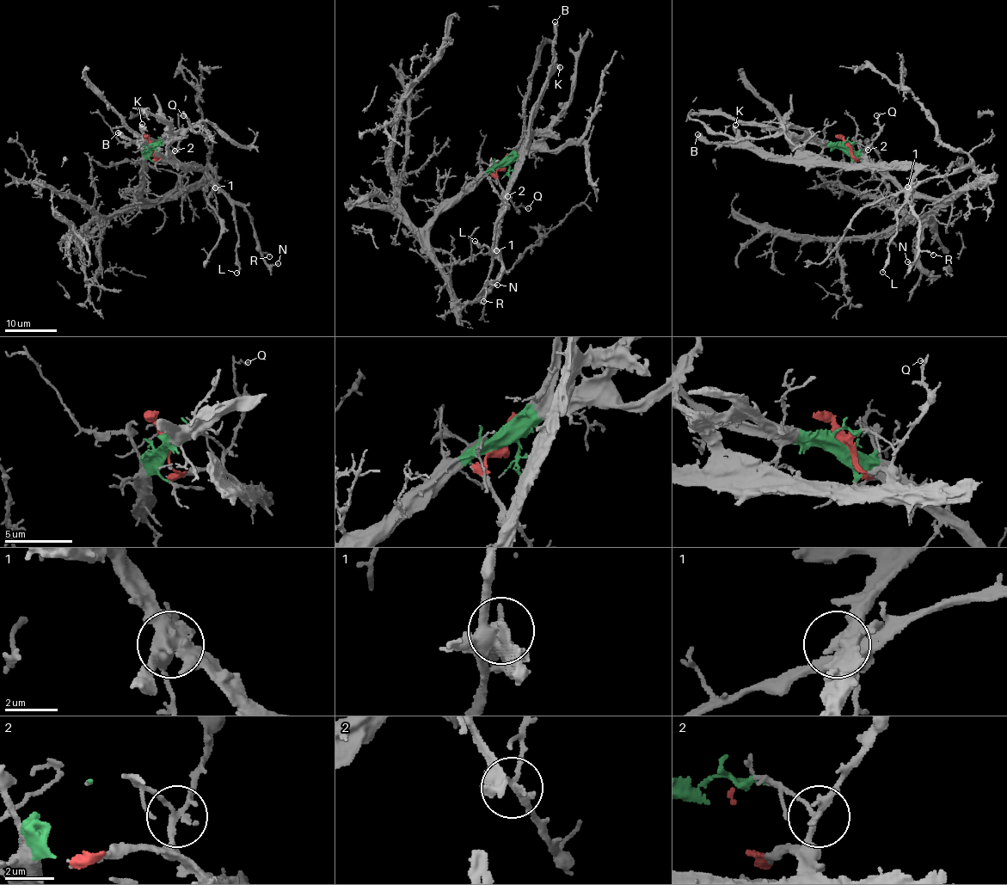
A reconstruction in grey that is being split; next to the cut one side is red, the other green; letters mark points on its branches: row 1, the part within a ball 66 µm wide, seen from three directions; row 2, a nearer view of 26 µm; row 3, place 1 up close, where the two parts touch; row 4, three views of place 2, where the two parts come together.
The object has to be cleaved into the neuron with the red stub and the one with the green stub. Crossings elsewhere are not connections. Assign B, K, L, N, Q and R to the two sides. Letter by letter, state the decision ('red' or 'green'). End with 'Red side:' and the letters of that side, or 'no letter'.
B: red
K: red
L: red
N: red
Q: red
R: red
Red side: B, K, L, N, Q, R

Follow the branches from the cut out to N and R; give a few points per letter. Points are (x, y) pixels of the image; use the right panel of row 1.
N: (846, 147), (855, 158), (914, 171), (906, 192), (918, 221), (917, 254), (914, 262), (907, 261)
R: (846, 147), (855, 158), (866, 156), (868, 162), (914, 171), (906, 192), (918, 221), (918, 246), (933, 255)

